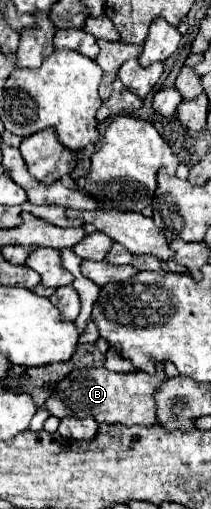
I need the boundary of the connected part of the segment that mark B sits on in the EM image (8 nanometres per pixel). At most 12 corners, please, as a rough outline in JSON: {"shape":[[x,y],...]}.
{"shape":[[75,369],[49,415],[153,425],[155,373]]}

